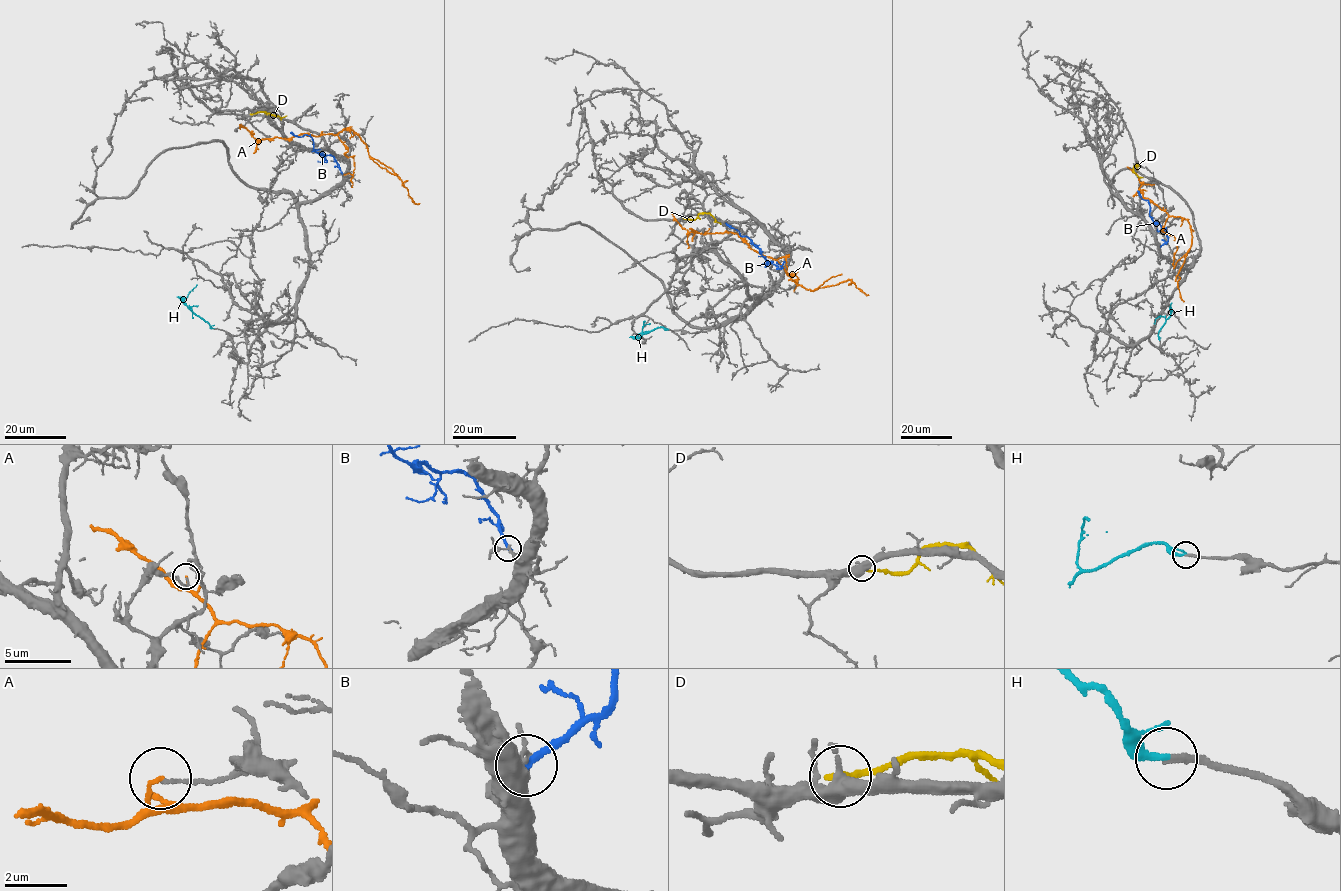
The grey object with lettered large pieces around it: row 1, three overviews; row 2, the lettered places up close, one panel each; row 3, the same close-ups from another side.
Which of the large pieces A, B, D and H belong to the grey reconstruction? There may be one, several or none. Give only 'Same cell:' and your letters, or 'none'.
Same cell: H

